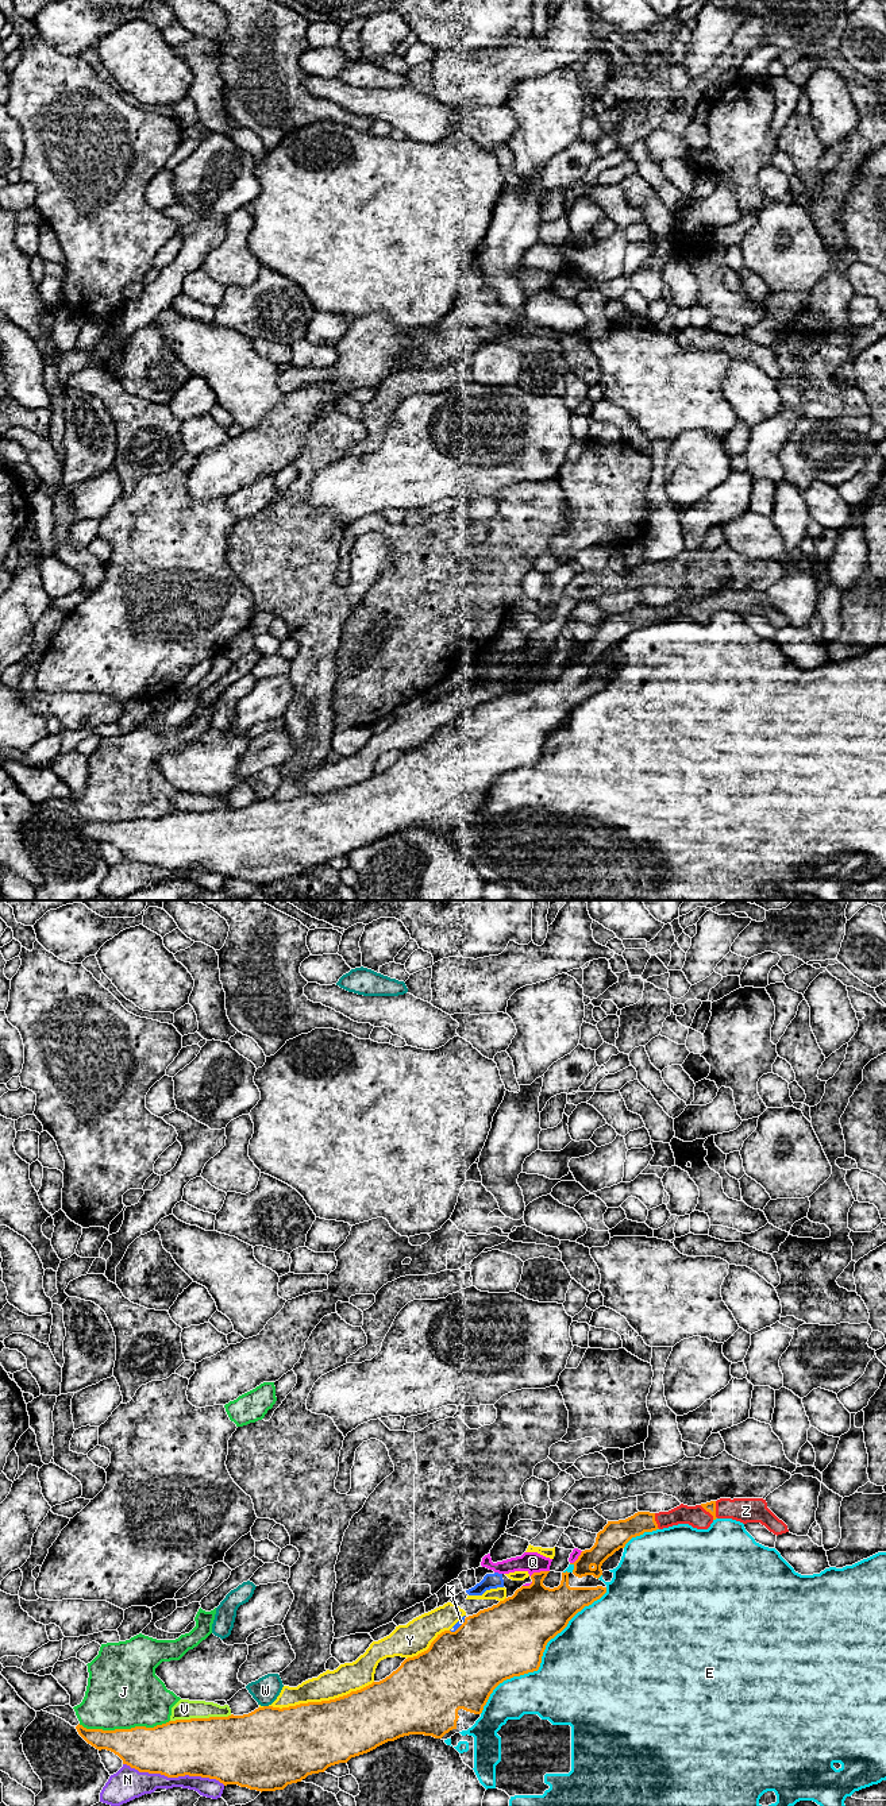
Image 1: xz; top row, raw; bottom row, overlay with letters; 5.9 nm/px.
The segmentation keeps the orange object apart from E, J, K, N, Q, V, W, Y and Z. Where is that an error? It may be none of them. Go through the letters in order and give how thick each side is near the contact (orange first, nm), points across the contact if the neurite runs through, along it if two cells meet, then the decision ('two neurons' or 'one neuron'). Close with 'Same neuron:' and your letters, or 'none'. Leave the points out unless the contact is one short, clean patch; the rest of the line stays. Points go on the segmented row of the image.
E: 440/480 nm | two neurons
J: 280/440 nm | two neurons
K: 460/40 nm | two neurons
N: 360/160 nm | two neurons
Q: 340/130 nm | two neurons
V: 380/120 nm | two neurons
W: 480/160 nm | along xz (264, 1705), (268, 1706) | two neurons
Y: 420/180 nm | two neurons
Z: 60/140 nm | one neuron
Same neuron: Z

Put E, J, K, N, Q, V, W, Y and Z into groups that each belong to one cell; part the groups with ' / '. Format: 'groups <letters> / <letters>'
groups E / J / K Q / N / V / W / Y / Z

